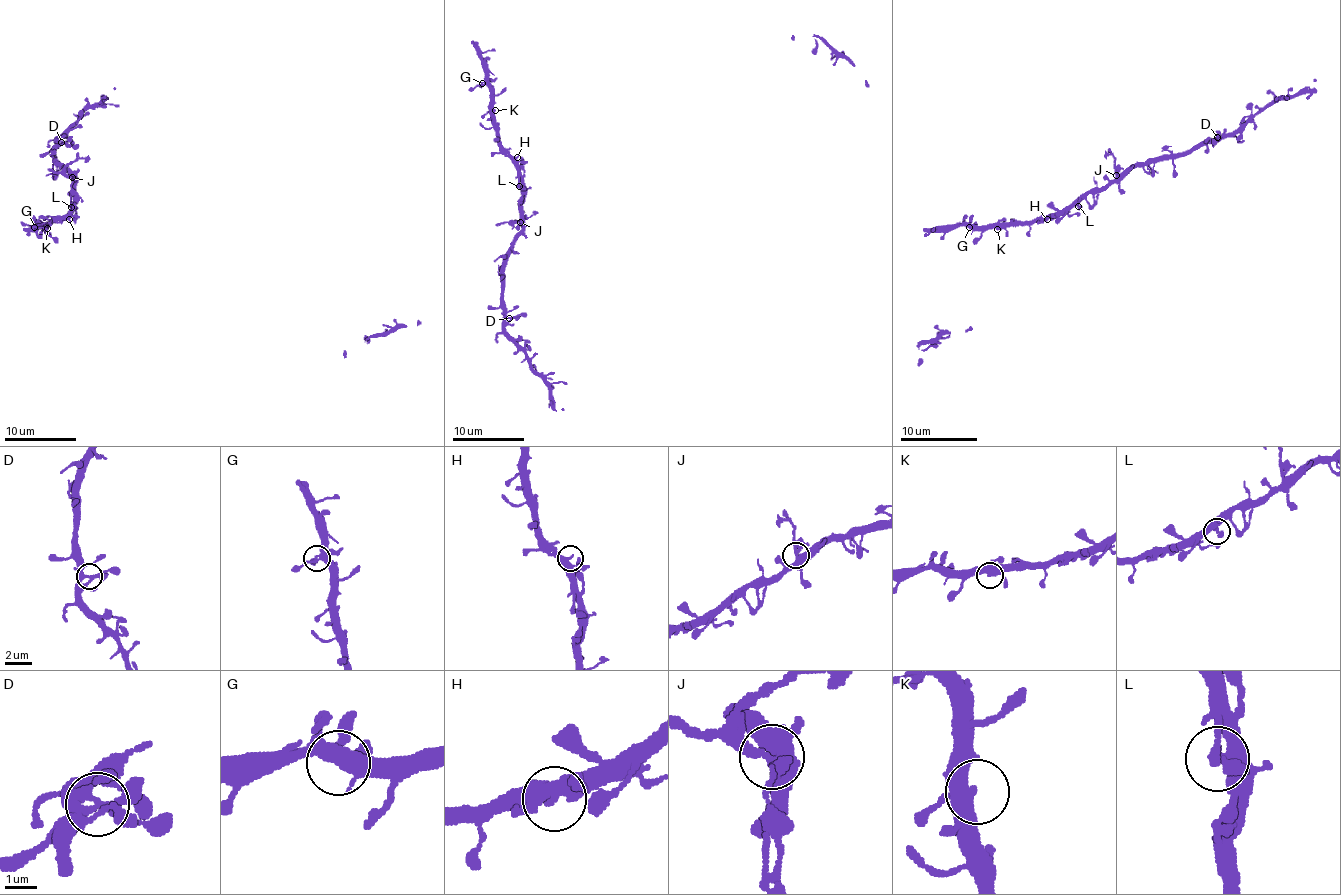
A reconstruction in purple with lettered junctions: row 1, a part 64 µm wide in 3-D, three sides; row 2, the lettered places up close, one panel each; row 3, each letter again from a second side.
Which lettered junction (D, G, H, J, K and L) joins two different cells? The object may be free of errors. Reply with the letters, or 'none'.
J

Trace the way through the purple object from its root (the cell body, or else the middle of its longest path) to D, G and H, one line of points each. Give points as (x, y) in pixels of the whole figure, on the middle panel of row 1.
D: (493, 114), (497, 145), (511, 159), (522, 184), (522, 229), (511, 242), (504, 267), (502, 307), (509, 318)
G: (493, 114), (491, 91), (482, 83)
H: (493, 114), (497, 141), (517, 157)

